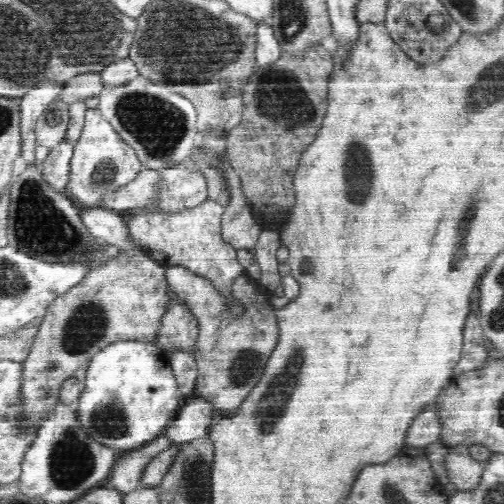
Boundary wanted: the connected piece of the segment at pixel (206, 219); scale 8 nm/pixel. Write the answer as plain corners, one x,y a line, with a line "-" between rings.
206,200
196,208
190,210
172,212
164,214
163,212
148,212
142,210
140,214
134,214
133,218
126,224
130,230
130,236
142,247
143,252
151,256
160,265
166,268
172,266
184,266
197,276
208,278
224,297
230,296
232,285
236,278
245,276
246,270
242,268
237,258
236,249
229,246
222,237
221,218
225,207
215,201

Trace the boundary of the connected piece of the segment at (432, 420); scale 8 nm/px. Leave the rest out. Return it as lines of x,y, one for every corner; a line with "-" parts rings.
434,401
414,418
405,436
405,446
422,448
439,440
439,415
433,405

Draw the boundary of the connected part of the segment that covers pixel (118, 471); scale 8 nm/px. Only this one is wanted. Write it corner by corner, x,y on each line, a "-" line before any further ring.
162,435
142,447
119,453
103,486
122,494
141,488
140,477
144,467
163,450
171,446
171,442

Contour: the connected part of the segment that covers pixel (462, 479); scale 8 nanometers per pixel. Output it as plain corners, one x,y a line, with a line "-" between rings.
456,445
447,449
444,466
449,481
455,484
457,490
467,491
479,483
484,463
473,459
464,445

